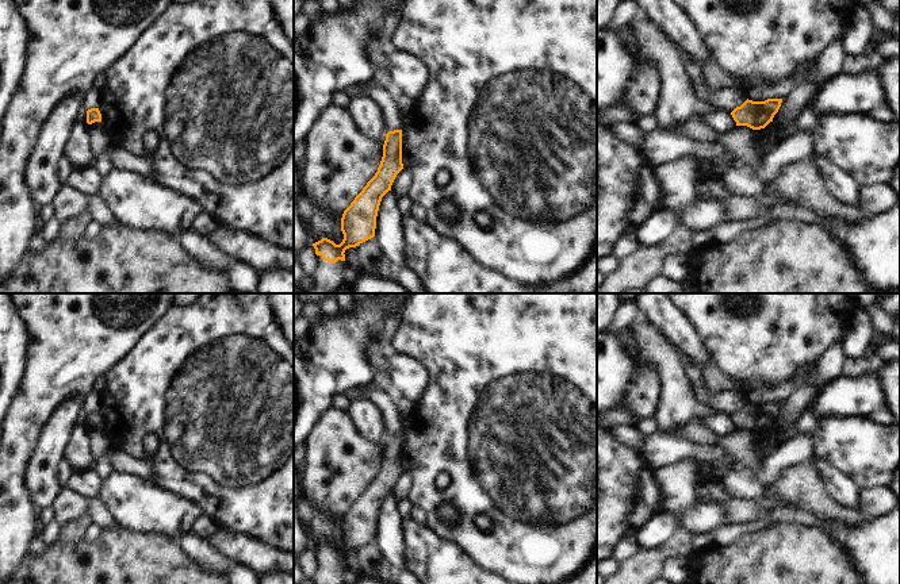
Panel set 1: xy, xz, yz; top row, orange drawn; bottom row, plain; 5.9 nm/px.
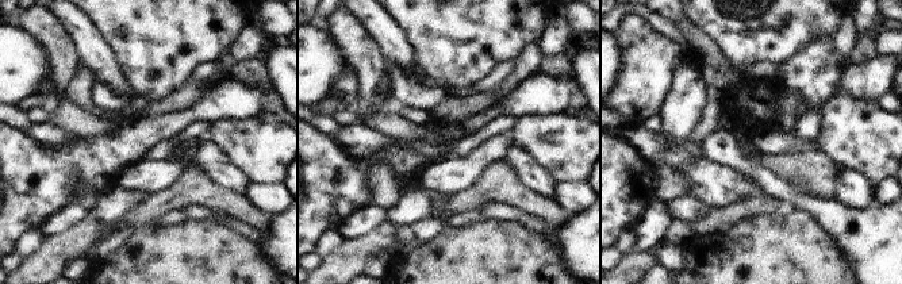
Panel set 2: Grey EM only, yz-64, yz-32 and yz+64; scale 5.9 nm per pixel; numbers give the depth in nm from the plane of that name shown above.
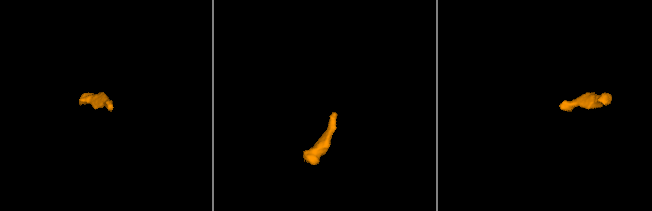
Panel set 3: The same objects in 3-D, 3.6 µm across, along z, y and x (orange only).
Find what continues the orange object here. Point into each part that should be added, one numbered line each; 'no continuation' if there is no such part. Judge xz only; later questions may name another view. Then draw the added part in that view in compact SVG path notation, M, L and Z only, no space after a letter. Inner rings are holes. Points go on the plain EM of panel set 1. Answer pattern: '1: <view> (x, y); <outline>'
1: xz (325, 573); M319 557L313 581L314 584L352 584L353 576L346 570L345 564L338 562L336 566L332 566Z

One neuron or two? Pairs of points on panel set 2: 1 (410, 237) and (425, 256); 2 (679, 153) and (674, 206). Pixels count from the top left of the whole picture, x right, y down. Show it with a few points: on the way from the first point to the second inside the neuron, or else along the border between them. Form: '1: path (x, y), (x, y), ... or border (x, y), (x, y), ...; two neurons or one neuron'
1: border (444, 227), (406, 252), (391, 254); two neurons
2: border (687, 194), (713, 207); two neurons

